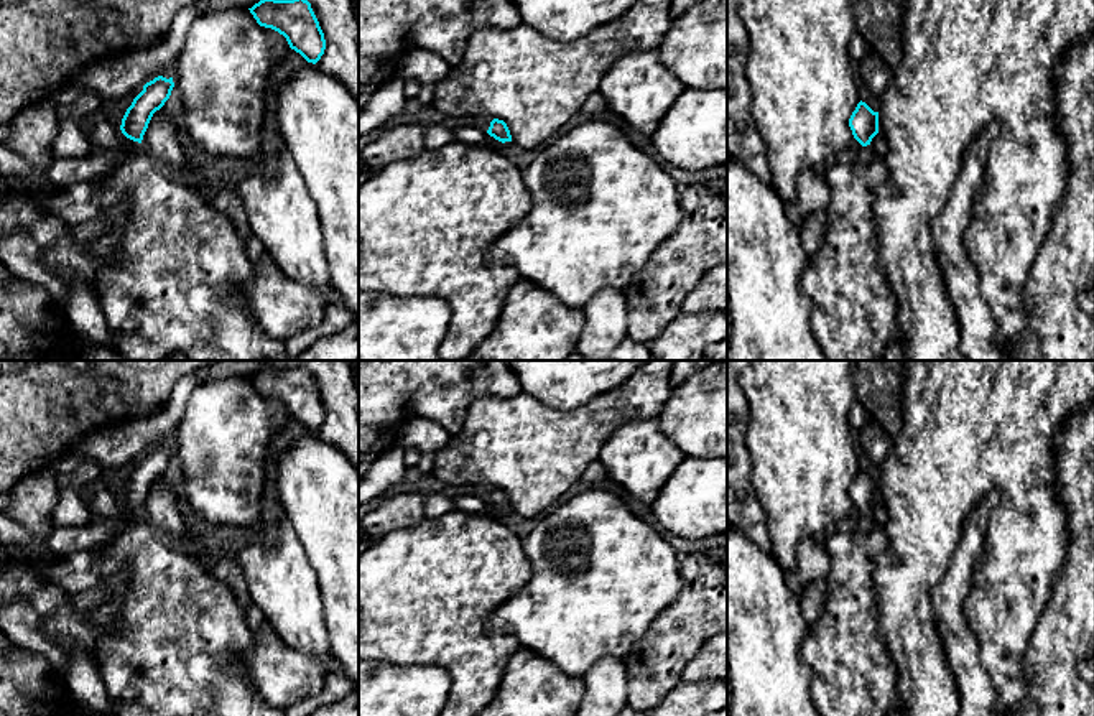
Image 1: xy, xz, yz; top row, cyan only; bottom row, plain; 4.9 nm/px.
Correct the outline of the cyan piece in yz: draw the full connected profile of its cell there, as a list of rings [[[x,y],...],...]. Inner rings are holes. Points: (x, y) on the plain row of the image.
[[[859,471],[849,487],[849,495],[854,507],[862,514],[870,514],[878,502],[878,481],[874,481],[865,471]]]

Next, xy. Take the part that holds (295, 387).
[[[303,365],[293,369],[263,367],[248,377],[260,395],[283,403],[291,418],[316,433],[326,418],[324,402]]]

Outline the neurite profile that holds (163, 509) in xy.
[[[156,479],[143,504],[141,515],[166,540],[191,535],[183,515],[183,500],[161,479]]]

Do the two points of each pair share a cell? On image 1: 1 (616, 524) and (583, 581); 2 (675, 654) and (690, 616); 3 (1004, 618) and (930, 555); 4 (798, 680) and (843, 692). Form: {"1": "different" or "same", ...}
{"1": "same", "2": "same", "3": "same", "4": "different"}

